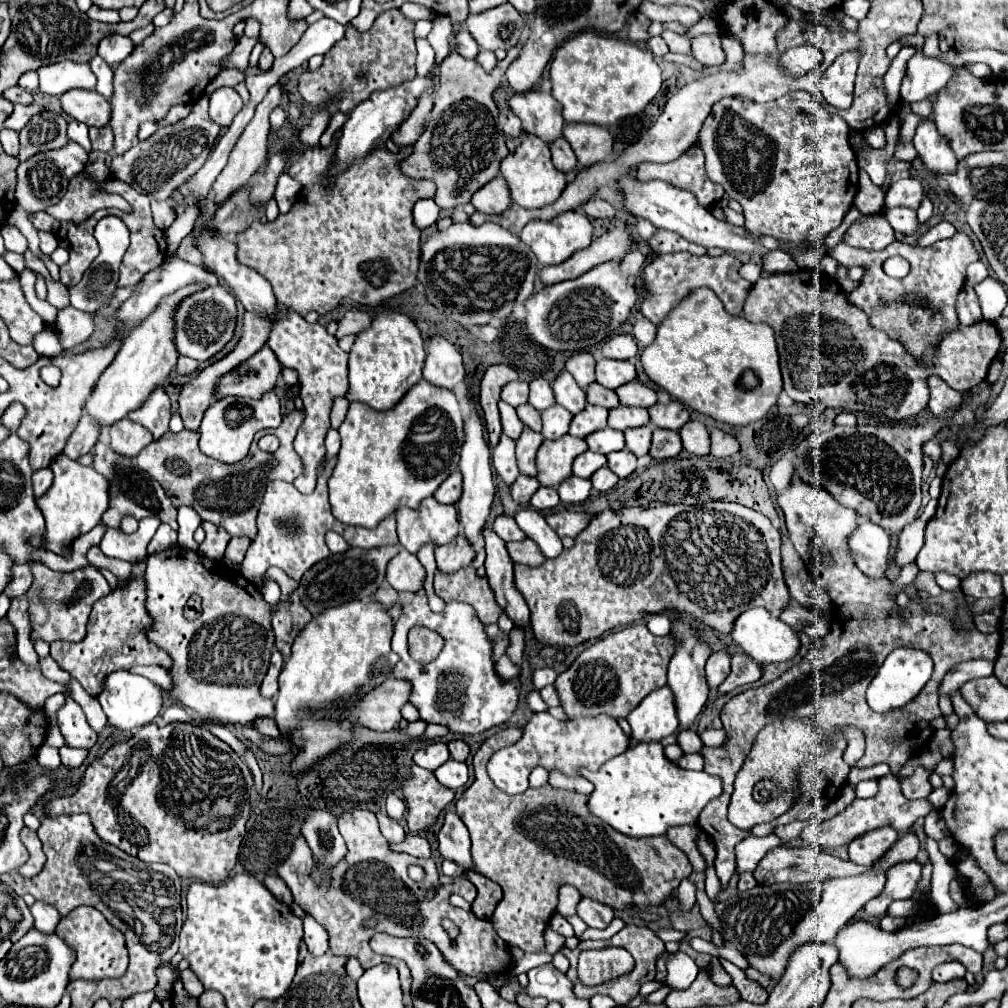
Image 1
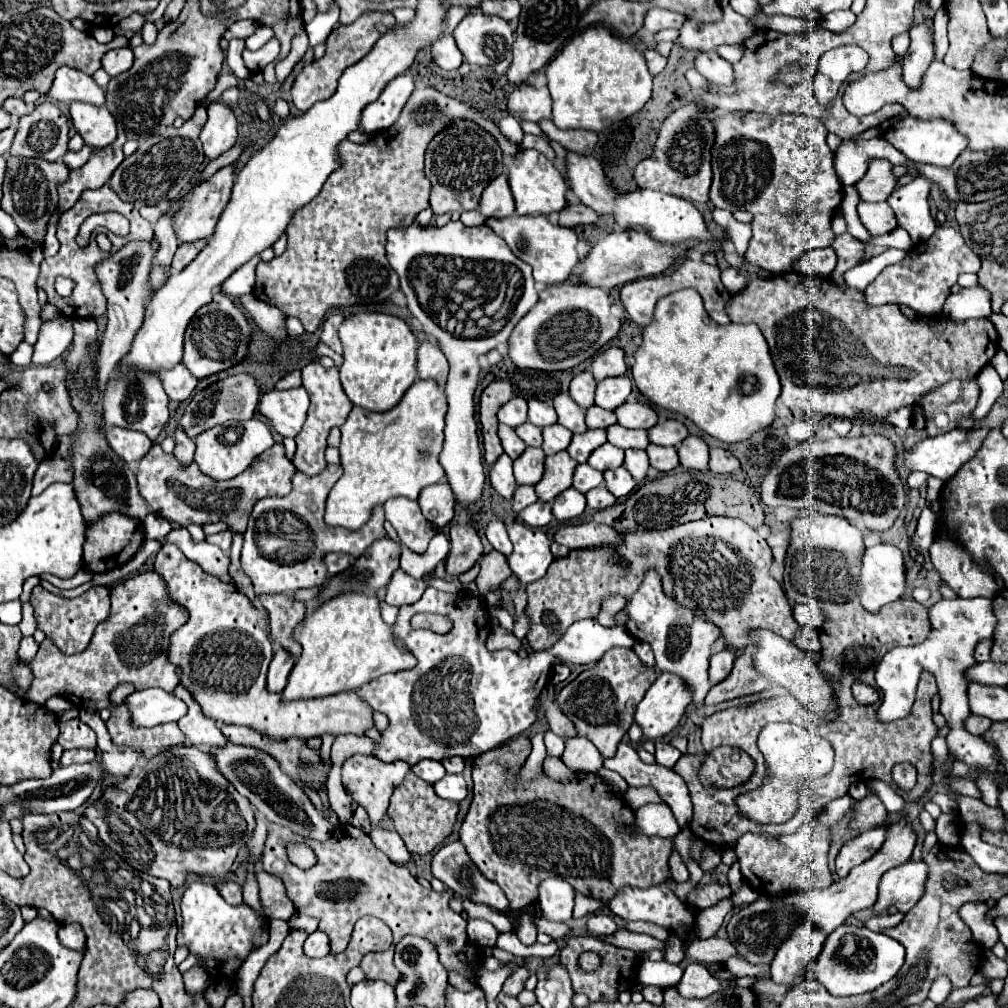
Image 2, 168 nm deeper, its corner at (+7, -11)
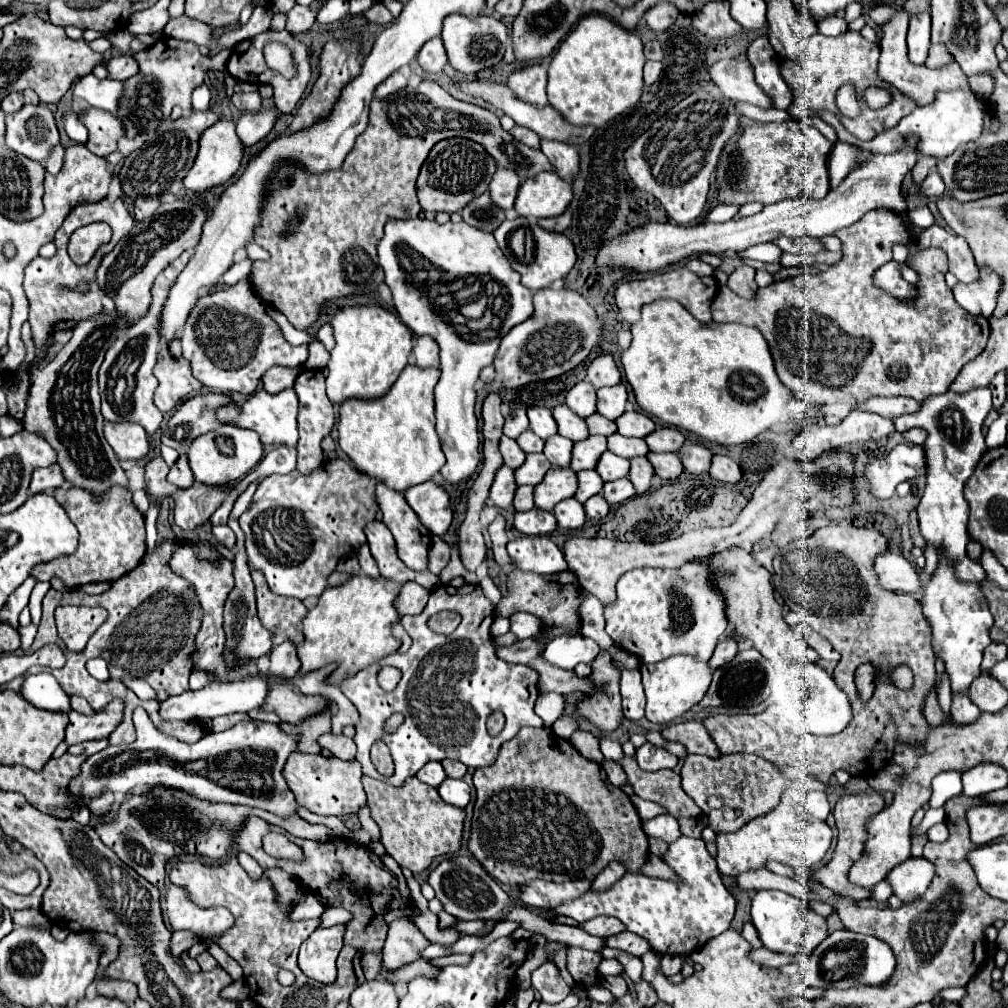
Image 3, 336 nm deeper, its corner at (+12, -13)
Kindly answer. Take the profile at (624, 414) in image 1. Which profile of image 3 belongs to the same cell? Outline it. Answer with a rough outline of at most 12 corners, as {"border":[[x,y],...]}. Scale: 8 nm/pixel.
{"border":[[619,433],[607,437],[609,451],[619,457],[645,457],[645,439]]}

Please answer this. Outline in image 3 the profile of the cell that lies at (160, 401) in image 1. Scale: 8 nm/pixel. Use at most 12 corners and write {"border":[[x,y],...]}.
{"border":[[167,291],[107,351],[99,369],[101,413],[149,435],[159,313]]}

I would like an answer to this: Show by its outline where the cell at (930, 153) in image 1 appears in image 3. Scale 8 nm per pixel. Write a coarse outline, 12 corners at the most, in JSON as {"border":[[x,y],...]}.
{"border":[[973,89],[939,91],[897,127],[860,141],[819,110],[839,141],[893,153],[919,135],[919,153],[943,159],[983,131],[989,99]]}

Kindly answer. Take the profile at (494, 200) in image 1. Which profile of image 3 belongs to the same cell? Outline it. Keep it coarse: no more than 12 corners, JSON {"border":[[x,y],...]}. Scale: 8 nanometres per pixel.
{"border":[[499,167],[491,187],[493,203],[513,209],[521,179]]}

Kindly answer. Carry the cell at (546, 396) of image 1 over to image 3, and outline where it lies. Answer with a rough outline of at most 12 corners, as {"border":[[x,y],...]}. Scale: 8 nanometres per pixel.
{"border":[[531,407],[531,431],[541,439],[557,435],[557,423],[547,407]]}

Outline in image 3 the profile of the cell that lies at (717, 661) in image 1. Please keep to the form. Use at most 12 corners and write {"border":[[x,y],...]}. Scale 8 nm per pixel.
{"border":[[725,637],[715,647],[711,669],[729,663],[737,655],[735,637]]}

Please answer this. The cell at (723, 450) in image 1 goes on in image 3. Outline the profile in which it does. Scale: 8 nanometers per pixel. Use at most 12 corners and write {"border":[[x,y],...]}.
{"border":[[715,455],[709,475],[737,483],[741,467],[729,457]]}

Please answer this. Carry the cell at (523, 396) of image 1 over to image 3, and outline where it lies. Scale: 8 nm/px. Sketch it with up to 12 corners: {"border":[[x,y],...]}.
{"border":[[515,409],[505,419],[503,433],[517,439],[529,429],[525,409]]}

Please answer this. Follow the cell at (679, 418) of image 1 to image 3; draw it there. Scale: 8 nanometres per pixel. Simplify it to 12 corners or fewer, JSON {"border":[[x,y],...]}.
{"border":[[657,427],[645,437],[655,453],[677,453],[685,437],[679,429]]}

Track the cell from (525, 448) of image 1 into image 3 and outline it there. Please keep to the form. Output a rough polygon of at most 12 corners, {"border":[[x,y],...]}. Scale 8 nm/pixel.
{"border":[[543,453],[527,455],[515,471],[517,485],[539,485],[551,463]]}

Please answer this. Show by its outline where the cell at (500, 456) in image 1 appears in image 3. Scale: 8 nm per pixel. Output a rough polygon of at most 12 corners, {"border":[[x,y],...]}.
{"border":[[503,465],[497,471],[491,501],[507,509],[513,503],[513,469]]}

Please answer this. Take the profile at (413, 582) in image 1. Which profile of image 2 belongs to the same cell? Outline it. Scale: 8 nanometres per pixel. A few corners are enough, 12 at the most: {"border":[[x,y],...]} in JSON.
{"border":[[396,569],[386,587],[386,603],[416,603],[426,583]]}

